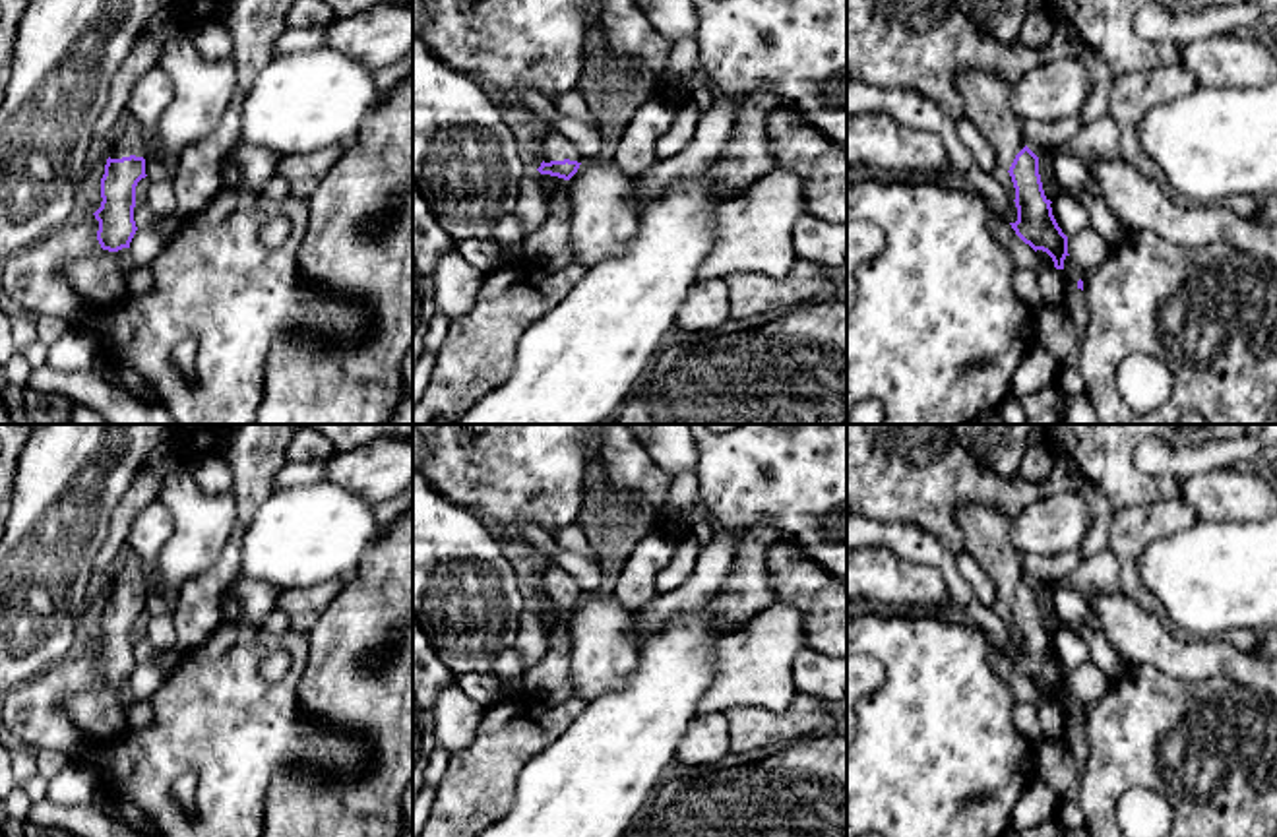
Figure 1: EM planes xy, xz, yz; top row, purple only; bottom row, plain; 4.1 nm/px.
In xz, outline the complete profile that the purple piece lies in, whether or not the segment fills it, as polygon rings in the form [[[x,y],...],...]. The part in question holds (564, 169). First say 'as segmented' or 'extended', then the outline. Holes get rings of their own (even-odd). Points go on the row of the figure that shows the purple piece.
extended | [[[556,130],[545,136],[545,155],[537,169],[541,174],[570,180],[577,172],[579,165],[579,151],[568,138]]]

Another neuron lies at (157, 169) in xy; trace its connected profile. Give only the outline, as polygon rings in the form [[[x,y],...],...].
[[[149,151],[145,157],[145,174],[151,182],[172,182],[172,163]]]

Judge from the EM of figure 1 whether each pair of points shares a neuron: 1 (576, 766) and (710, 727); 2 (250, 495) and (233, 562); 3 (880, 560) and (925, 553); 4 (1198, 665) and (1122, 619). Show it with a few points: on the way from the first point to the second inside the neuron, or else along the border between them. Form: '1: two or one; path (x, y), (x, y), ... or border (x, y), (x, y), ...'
1: two; border (696, 715), (675, 756)
2: one; path (245, 512), (233, 545)
3: two; border (867, 545), (884, 545), (940, 574)
4: one; path (1179, 657), (1142, 638)

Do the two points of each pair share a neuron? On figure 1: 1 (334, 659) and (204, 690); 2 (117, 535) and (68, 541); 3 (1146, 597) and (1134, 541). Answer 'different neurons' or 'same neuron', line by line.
1: different neurons
2: different neurons
3: same neuron

